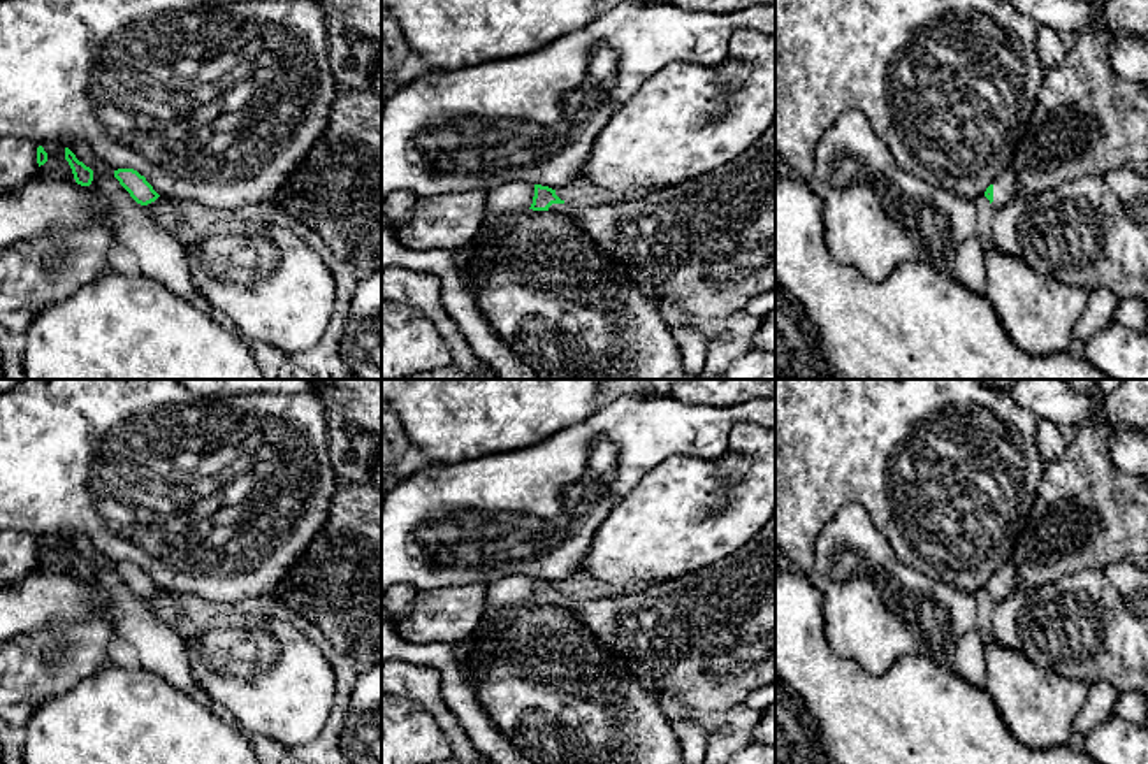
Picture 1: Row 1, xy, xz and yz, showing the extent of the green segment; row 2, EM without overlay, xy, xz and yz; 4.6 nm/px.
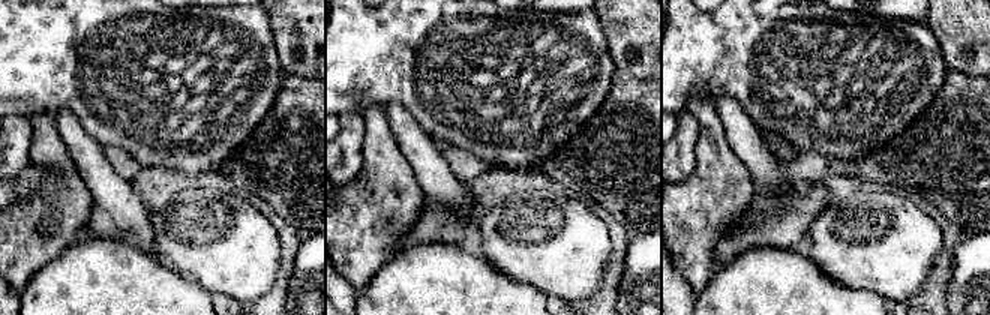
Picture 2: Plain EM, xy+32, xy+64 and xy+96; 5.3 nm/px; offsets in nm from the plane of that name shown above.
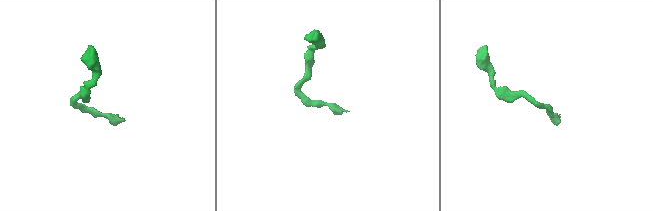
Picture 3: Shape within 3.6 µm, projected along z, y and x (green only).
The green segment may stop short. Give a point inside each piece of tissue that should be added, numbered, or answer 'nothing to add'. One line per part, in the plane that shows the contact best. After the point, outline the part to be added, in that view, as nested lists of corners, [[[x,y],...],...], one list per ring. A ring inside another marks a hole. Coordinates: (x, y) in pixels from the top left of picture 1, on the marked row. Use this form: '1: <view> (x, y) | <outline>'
1: yz (1004, 187) | [[[1011,170],[1000,174],[997,179],[993,179],[993,202],[992,205],[995,209],[1000,209],[1007,205],[1016,195],[1016,177]]]

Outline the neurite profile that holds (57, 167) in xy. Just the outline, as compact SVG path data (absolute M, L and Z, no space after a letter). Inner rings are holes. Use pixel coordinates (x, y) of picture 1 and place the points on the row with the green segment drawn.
M56 142L40 144L47 153L47 162L39 167L39 174L49 179L65 179L76 183L72 169L65 160L65 146Z

